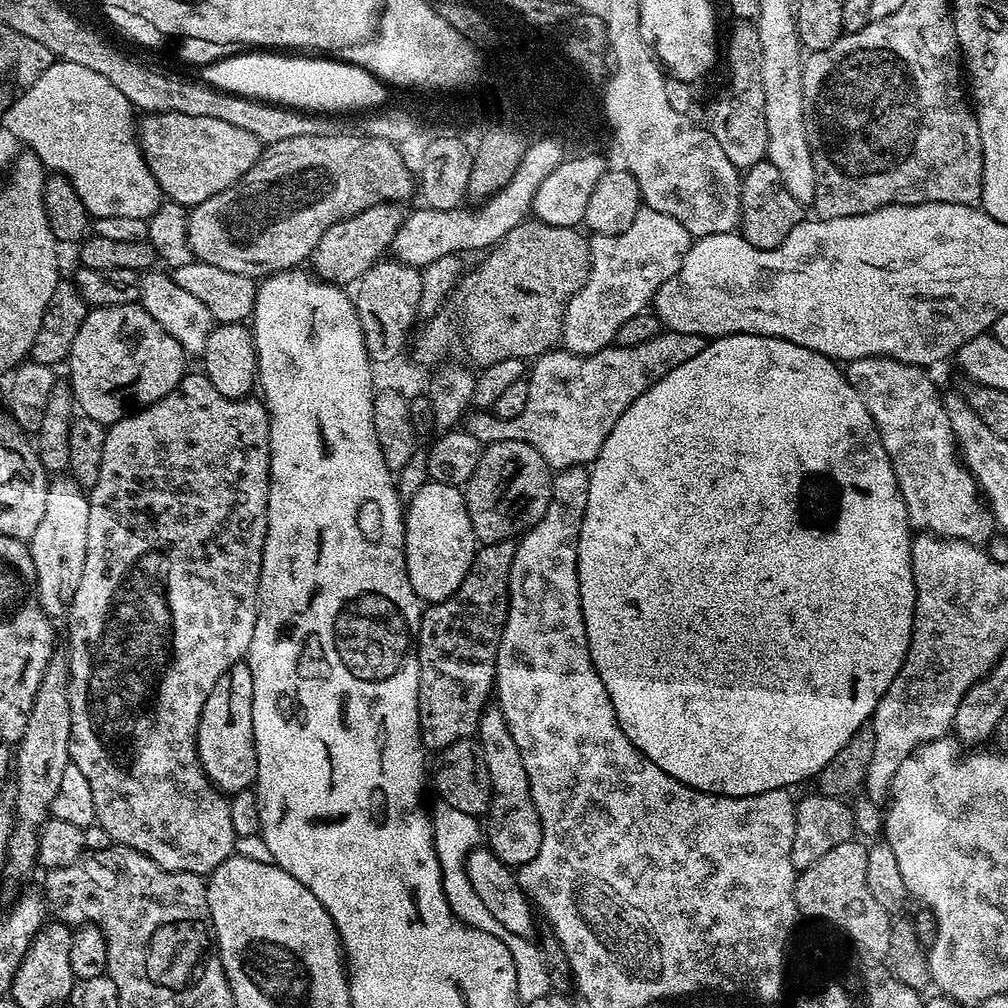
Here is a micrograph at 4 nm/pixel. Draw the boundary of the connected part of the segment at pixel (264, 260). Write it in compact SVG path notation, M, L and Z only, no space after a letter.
M329 134L326 136L303 136L302 138L286 138L286 142L267 145L266 151L261 155L258 163L239 182L232 187L214 194L214 198L206 198L206 202L195 205L188 213L188 241L192 247L192 255L197 260L206 262L210 266L218 266L222 270L230 270L230 274L246 274L253 278L267 278L274 272L287 272L304 263L311 257L312 252L318 246L322 234L334 226L334 222L342 222L362 210L366 210L375 204L386 204L389 202L405 202L414 196L414 172L408 169L408 164L404 161L404 156L399 152L397 145L391 140L374 138L357 134L357 136L336 136Z

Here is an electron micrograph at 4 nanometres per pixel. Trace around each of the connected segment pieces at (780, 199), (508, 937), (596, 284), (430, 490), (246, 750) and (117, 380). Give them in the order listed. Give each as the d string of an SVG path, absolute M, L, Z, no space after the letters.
M766 158L758 161L752 168L747 169L740 182L740 222L739 231L744 239L750 241L756 248L777 248L805 219L806 212L802 205L796 201L786 190L786 182L782 182L782 174Z
M443 802L437 803L437 808L430 815L430 827L432 829L432 845L436 851L436 857L440 863L440 873L442 874L442 886L444 887L444 897L452 907L452 913L464 924L471 928L482 930L486 934L494 934L498 942L510 950L514 958L514 974L518 982L518 998L524 996L536 996L542 998L552 992L552 983L548 973L548 963L544 961L544 953L539 943L531 944L533 941L526 936L510 934L490 910L486 910L482 898L478 898L477 891L470 884L470 878L466 874L466 858L477 847L482 840L482 824L477 817L466 814L458 810L455 806L450 806Z
M641 206L634 222L622 230L622 234L613 236L593 235L590 240L592 265L588 271L586 282L574 298L570 298L568 309L564 315L564 334L562 344L573 356L589 356L609 347L618 334L618 326L626 322L626 318L634 318L634 314L645 311L653 303L657 290L662 282L675 274L682 266L682 258L686 258L688 248L694 243L686 226L678 222L678 218L670 218L670 214L662 214L658 210Z
M427 482L407 501L404 514L404 561L414 594L424 602L450 598L470 562L476 557L478 541L470 526L463 491L455 484Z
M247 662L230 666L202 706L198 722L196 749L202 770L208 781L225 794L235 794L243 788L252 788L256 783L256 743L254 742L254 678Z
M139 303L109 308L93 307L82 322L66 361L66 368L72 371L70 383L75 407L94 422L105 426L117 424L122 417L139 409L149 408L154 402L170 394L170 390L174 390L186 375L184 359L186 353L183 346L174 336L162 330L162 326L158 326L158 322L154 322L154 318L150 318L150 314Z

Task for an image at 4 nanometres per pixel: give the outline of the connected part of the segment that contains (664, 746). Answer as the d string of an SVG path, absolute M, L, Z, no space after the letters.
M735 333L731 336L718 336L705 343L702 354L694 354L694 358L682 362L682 366L674 366L670 374L658 378L646 394L634 398L630 406L614 422L614 430L602 442L602 450L598 450L595 460L590 465L588 474L590 490L586 498L586 514L582 518L580 541L576 547L576 569L580 583L580 605L582 618L586 622L586 638L590 646L590 658L598 670L598 678L602 678L602 686L606 686L606 694L610 694L610 702L614 706L614 714L630 742L654 766L658 766L670 778L682 782L691 788L703 792L714 792L718 796L749 796L762 794L779 788L791 789L792 784L800 784L803 780L811 781L850 742L850 738L871 721L872 711L878 706L882 694L890 690L890 682L902 670L902 662L910 650L912 627L916 613L916 587L912 573L912 542L913 533L908 523L906 502L900 493L900 483L896 480L894 466L886 454L886 446L882 446L882 438L876 429L874 418L870 418L870 410L866 410L866 402L854 390L849 382L845 369L830 356L810 350L806 346L798 346L794 342L784 340L780 336L755 336L754 334Z

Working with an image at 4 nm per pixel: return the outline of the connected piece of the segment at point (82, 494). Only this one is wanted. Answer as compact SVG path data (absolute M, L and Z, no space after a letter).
M57 475L46 490L46 510L38 522L38 530L27 541L36 571L34 592L40 595L38 603L49 618L67 613L74 590L82 582L82 566L86 566L86 522L90 522L90 506L85 489L72 475Z

